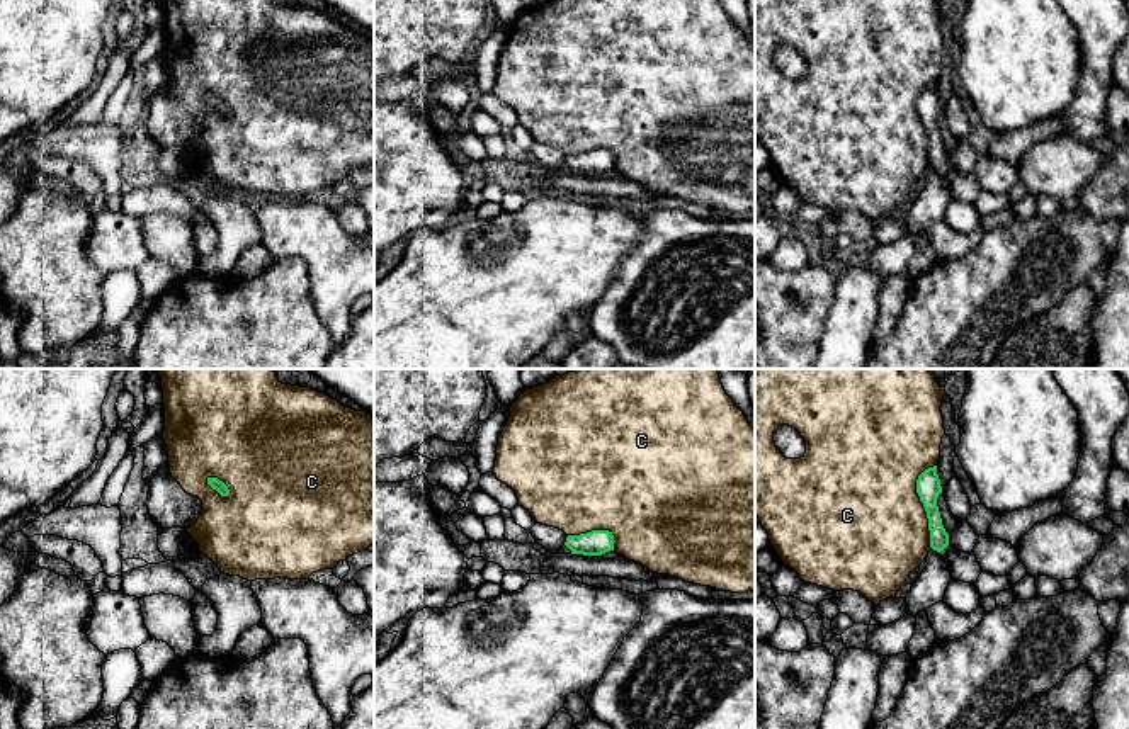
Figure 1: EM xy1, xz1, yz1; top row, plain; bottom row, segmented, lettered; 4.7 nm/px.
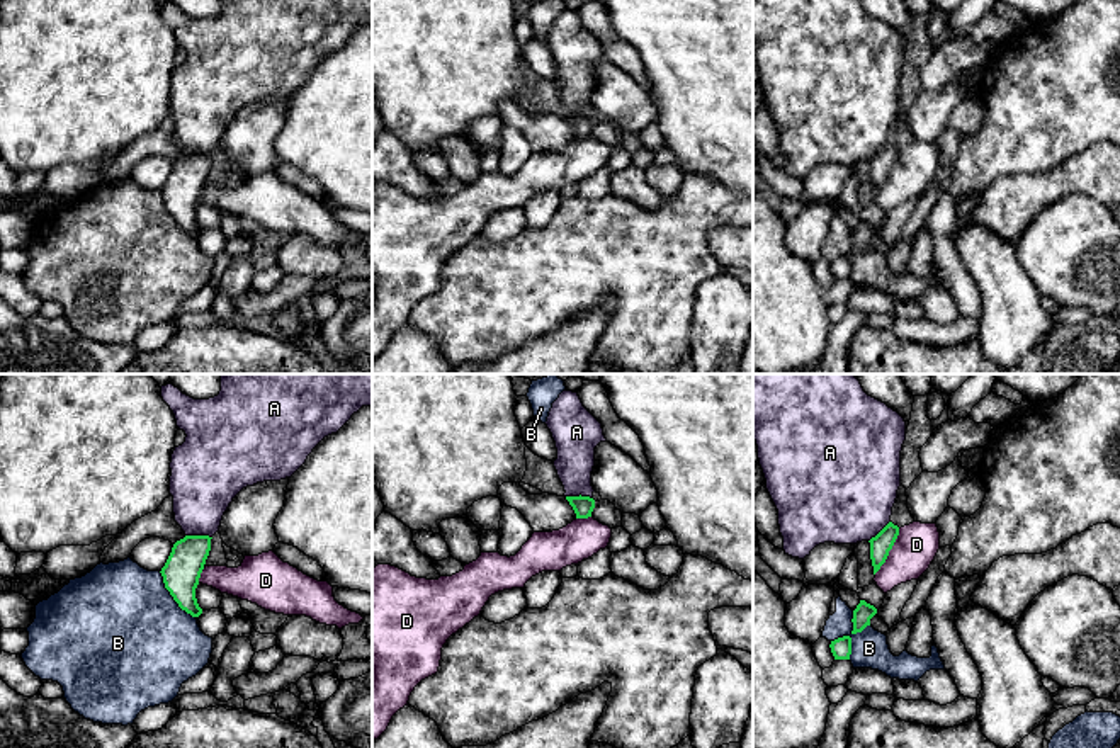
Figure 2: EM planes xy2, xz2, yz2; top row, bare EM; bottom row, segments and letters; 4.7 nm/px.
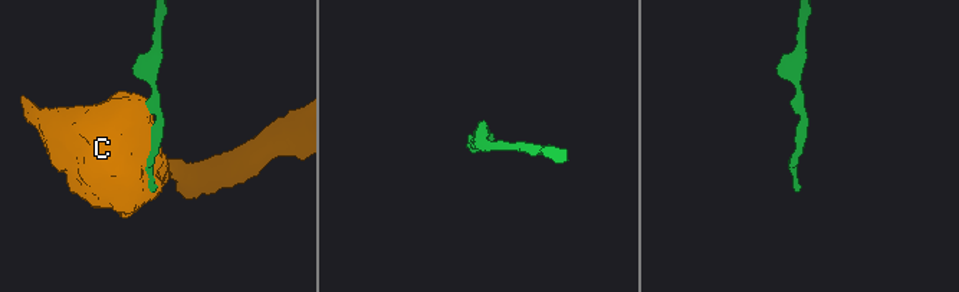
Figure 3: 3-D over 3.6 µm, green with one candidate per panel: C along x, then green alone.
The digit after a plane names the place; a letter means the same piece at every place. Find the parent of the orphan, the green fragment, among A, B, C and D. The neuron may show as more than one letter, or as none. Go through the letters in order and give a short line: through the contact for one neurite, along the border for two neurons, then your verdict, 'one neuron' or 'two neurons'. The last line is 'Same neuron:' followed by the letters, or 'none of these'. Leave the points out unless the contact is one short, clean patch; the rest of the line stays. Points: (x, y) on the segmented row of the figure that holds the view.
A: line xy2 (186, 534), (208, 534), (211, 538); two neurons
B: two neurons
C: two neurons
D: two neurons
Same neuron: none of these

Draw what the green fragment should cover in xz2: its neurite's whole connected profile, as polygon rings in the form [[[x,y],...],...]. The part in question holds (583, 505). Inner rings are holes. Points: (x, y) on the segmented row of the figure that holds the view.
[[[566,496],[569,505],[573,507],[576,518],[588,518],[595,508],[595,500],[590,496]]]

